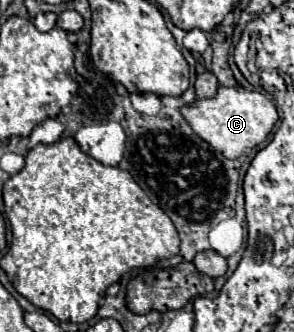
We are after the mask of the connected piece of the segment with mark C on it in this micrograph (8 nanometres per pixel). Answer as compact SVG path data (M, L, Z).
M220 86L214 98L194 100L180 112L184 114L192 130L210 146L220 150L226 158L238 158L246 148L256 148L258 144L262 144L278 120L276 104L272 98L256 90L238 90L226 86Z

